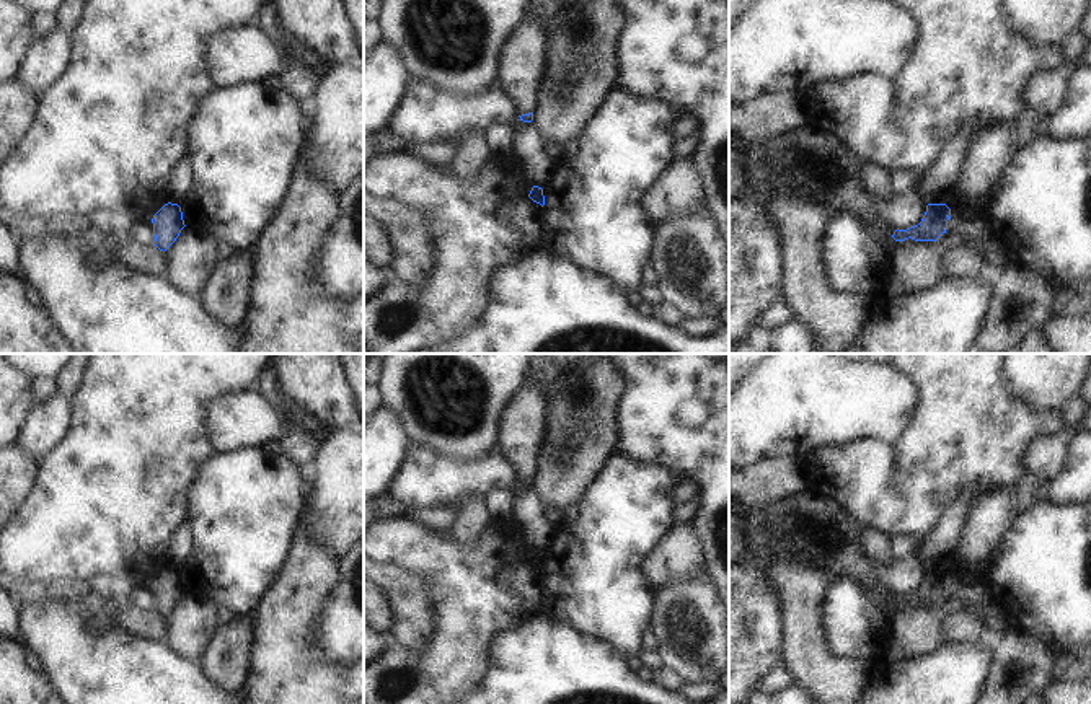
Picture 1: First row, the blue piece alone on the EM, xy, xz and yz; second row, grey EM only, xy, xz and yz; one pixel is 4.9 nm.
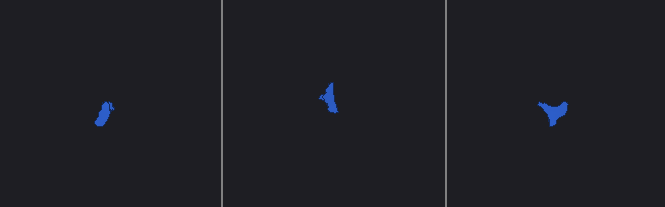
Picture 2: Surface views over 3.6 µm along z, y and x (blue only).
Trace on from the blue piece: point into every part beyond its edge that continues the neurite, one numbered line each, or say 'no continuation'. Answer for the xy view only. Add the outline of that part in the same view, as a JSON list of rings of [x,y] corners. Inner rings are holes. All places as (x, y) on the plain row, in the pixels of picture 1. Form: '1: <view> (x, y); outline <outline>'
no continuation

